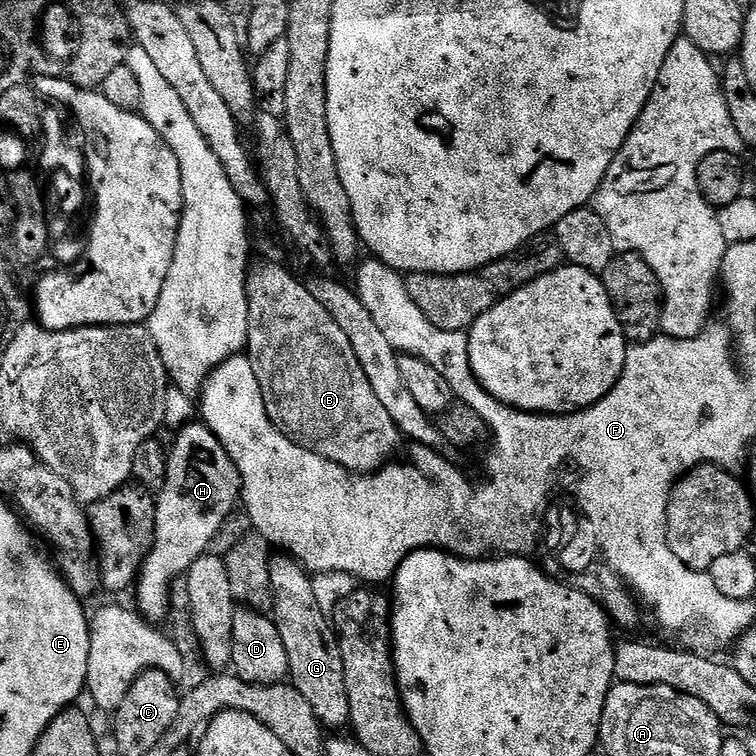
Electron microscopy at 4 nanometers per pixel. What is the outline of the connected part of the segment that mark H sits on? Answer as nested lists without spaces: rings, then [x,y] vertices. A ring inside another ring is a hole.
[[[191,422],[185,424],[175,433],[176,441],[168,452],[168,473],[164,487],[159,489],[156,496],[156,537],[154,546],[146,558],[146,562],[140,568],[138,583],[135,585],[138,611],[146,620],[160,622],[160,619],[168,612],[172,604],[172,583],[187,573],[188,567],[209,551],[212,539],[220,532],[220,527],[228,520],[231,514],[242,500],[242,485],[240,483],[240,471],[232,461],[228,451],[224,449],[222,442],[210,431],[203,422]]]

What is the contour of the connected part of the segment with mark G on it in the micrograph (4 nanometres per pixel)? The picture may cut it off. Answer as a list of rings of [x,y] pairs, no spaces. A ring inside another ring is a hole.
[[[276,554],[270,562],[270,586],[273,603],[270,615],[282,638],[282,646],[286,646],[288,676],[292,687],[302,694],[302,698],[306,698],[306,702],[310,702],[325,729],[347,729],[350,698],[346,698],[346,670],[342,666],[340,637],[330,617],[322,614],[318,598],[314,598],[312,576],[294,557]]]

